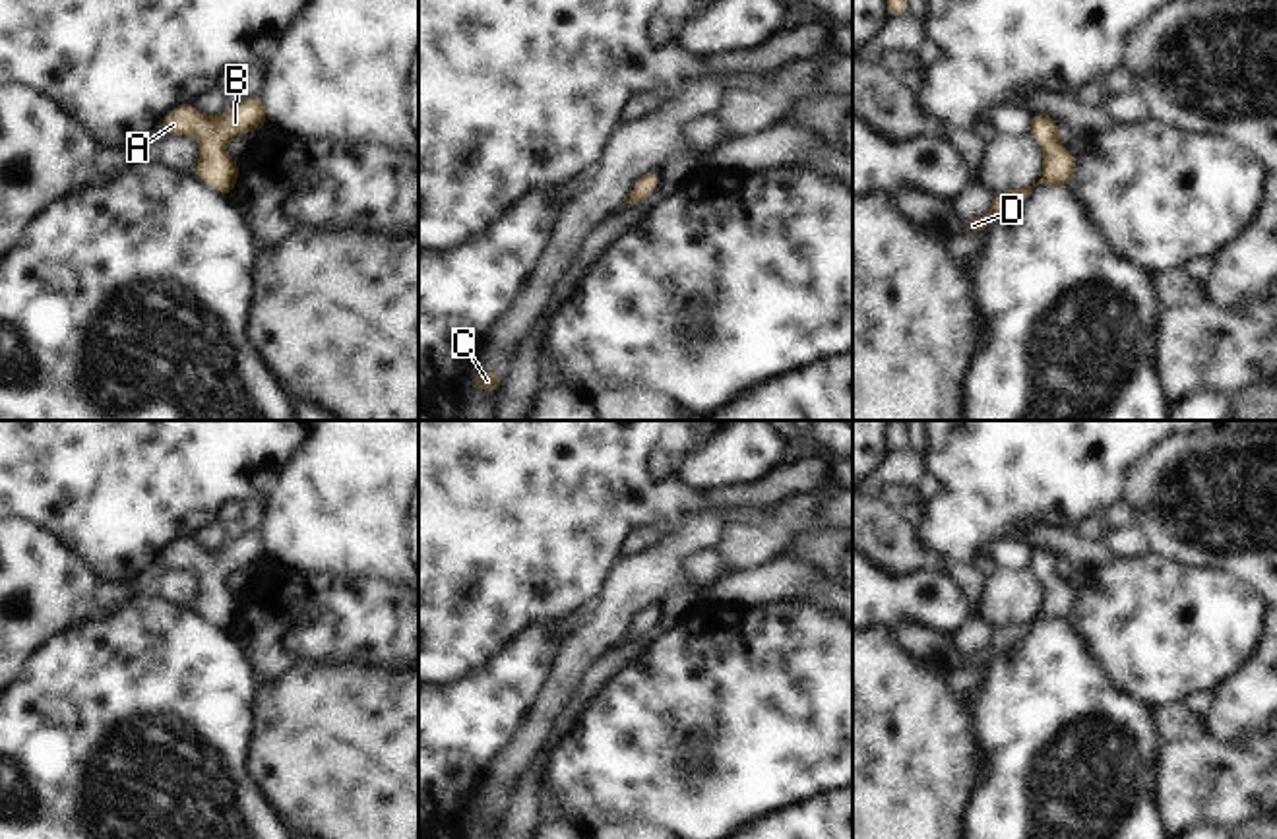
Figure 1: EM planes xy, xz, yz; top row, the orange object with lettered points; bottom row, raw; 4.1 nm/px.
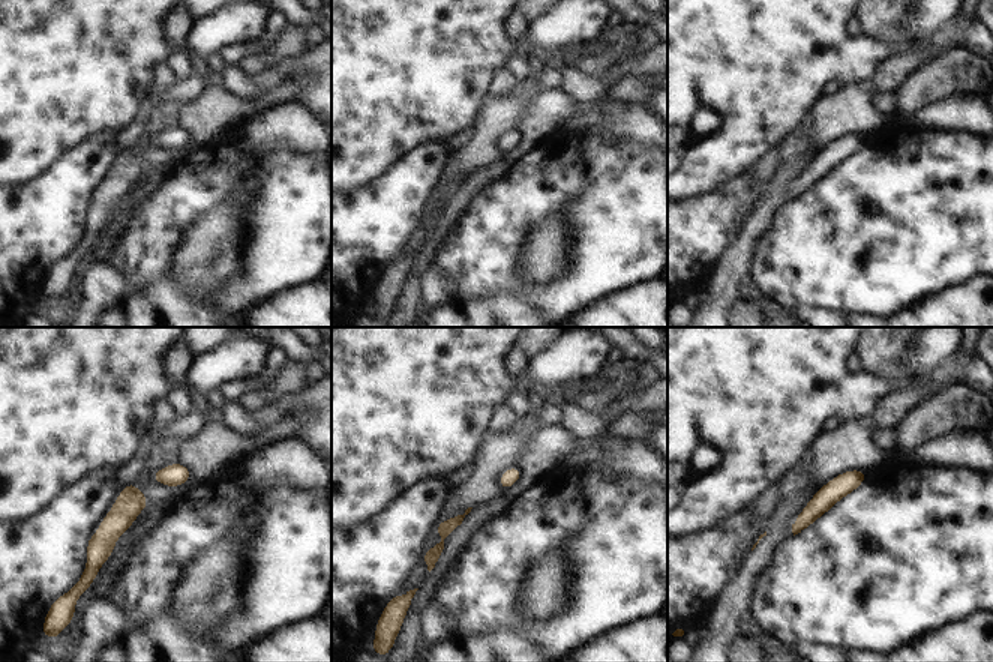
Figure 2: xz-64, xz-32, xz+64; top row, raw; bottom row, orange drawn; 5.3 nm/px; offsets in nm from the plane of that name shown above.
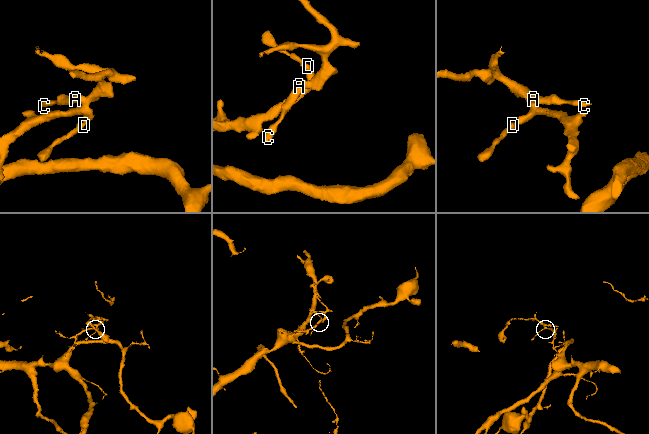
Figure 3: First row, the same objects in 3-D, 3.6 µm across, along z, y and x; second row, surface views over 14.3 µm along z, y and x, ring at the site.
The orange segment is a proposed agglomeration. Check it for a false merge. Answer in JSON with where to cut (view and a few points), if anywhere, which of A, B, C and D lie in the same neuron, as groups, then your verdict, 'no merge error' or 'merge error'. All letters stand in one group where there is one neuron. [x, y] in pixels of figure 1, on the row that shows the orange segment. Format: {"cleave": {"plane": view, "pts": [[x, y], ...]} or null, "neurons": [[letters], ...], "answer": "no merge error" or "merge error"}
{"cleave": null, "neurons": [["A", "B", "C", "D"]], "answer": "no merge error"}

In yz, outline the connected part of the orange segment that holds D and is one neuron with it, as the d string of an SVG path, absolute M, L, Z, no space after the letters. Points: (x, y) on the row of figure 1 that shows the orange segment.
M1031 112L1031 138L1037 140L1044 151L1043 178L1031 188L998 192L990 213L982 217L967 217L965 231L975 234L988 231L996 219L1008 217L1039 184L1072 186L1077 171L1077 157L1058 141L1060 128L1062 124L1052 116Z

